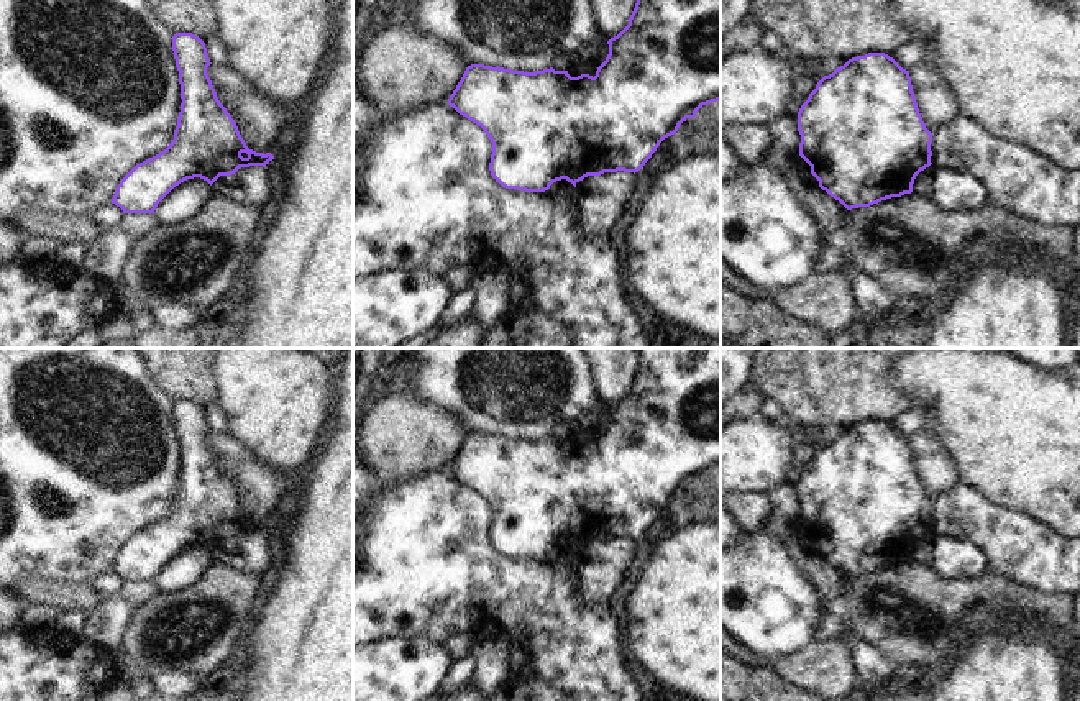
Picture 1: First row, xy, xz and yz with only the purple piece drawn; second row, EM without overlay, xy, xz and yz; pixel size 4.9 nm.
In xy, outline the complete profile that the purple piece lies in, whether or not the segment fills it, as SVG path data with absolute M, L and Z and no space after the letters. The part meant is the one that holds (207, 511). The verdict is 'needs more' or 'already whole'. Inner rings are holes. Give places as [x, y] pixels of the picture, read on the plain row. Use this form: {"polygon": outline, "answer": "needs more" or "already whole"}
{"polygon": "M176 401L172 404L172 419L182 466L174 507L164 519L136 532L120 548L112 571L120 575L123 581L154 581L158 571L187 547L200 545L212 553L220 543L231 543L240 535L266 535L274 527L271 520L256 520L246 514L235 488L220 471L207 442L210 427L205 410L192 401Z", "answer": "already whole"}

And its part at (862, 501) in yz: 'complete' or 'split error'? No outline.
complete

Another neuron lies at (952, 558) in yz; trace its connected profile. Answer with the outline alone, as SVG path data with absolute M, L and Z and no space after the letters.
M931 532L913 552L913 561L949 580L968 581L991 570L983 553L970 542Z

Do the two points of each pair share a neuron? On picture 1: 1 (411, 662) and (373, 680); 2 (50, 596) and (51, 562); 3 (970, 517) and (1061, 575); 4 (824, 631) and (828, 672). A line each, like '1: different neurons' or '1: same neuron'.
1: same neuron
2: different neurons
3: same neuron
4: different neurons

